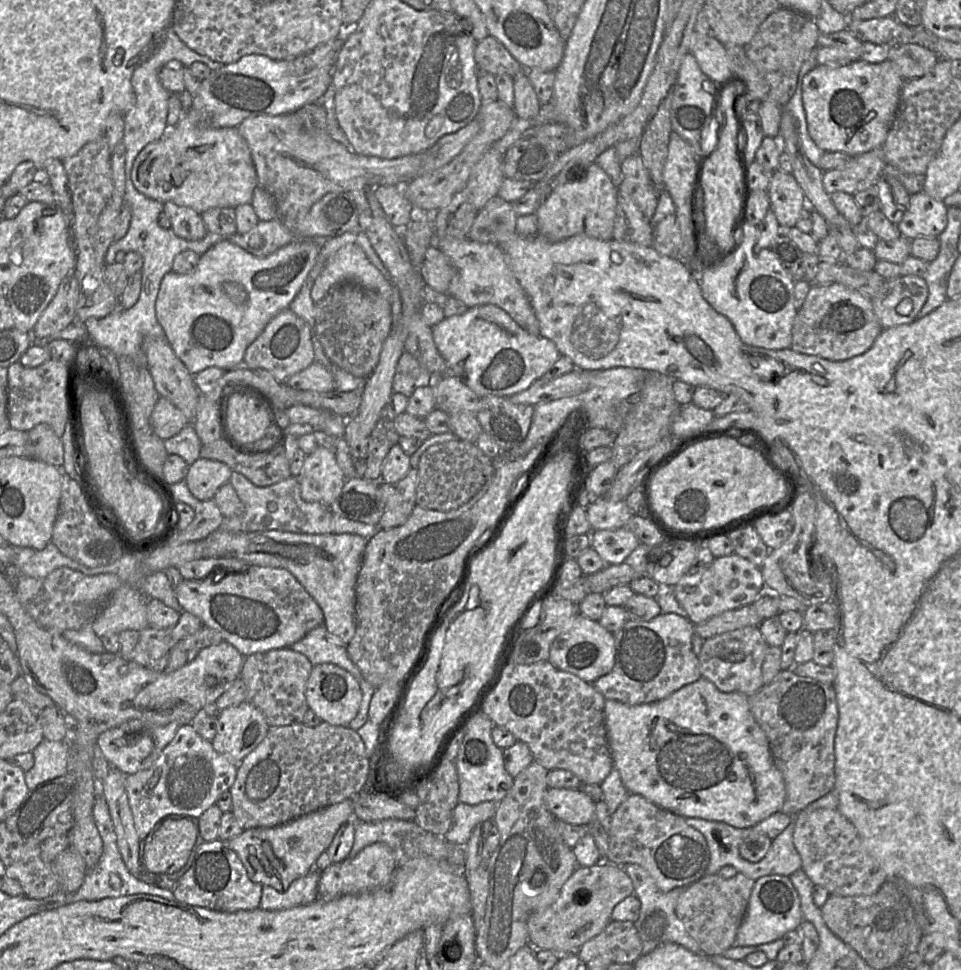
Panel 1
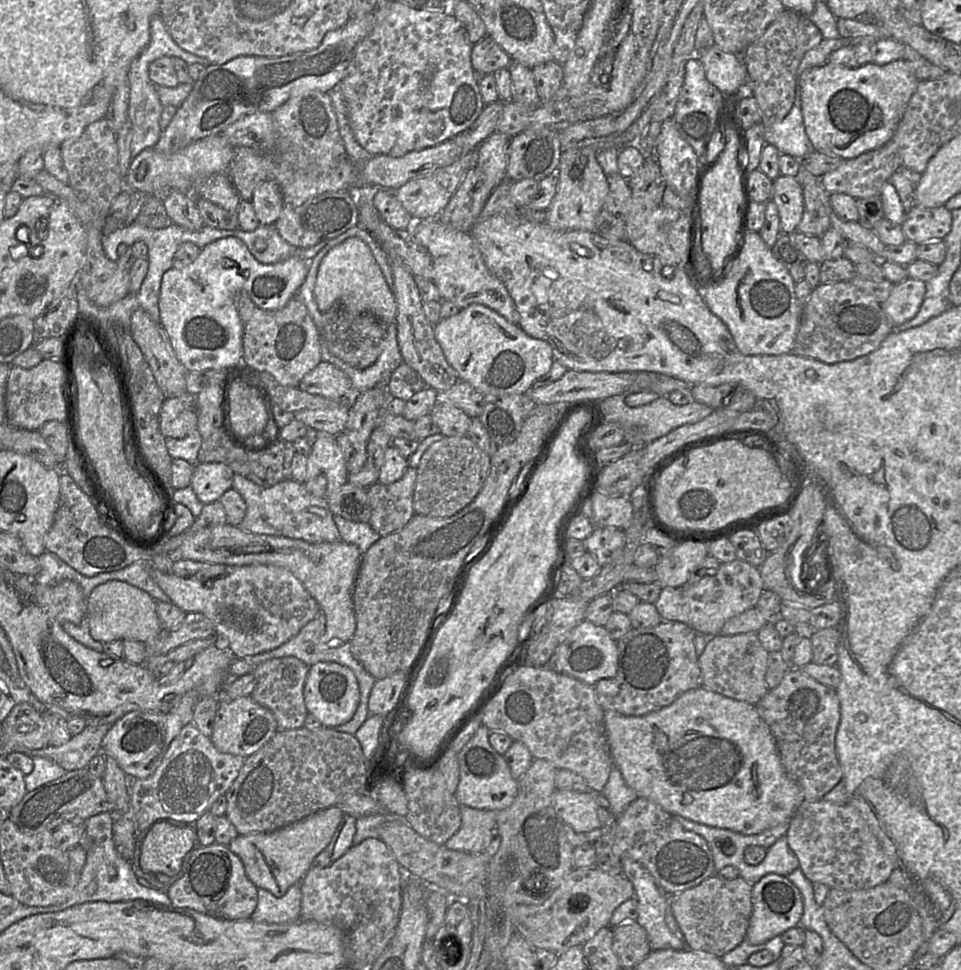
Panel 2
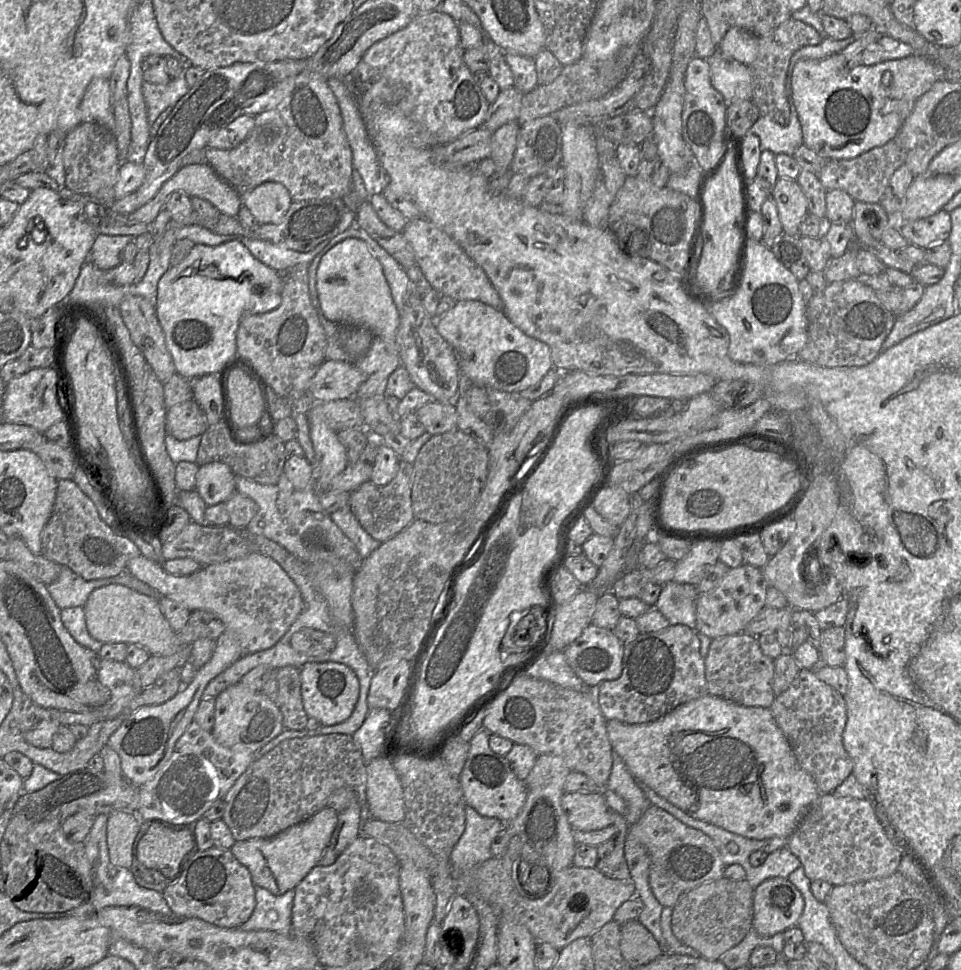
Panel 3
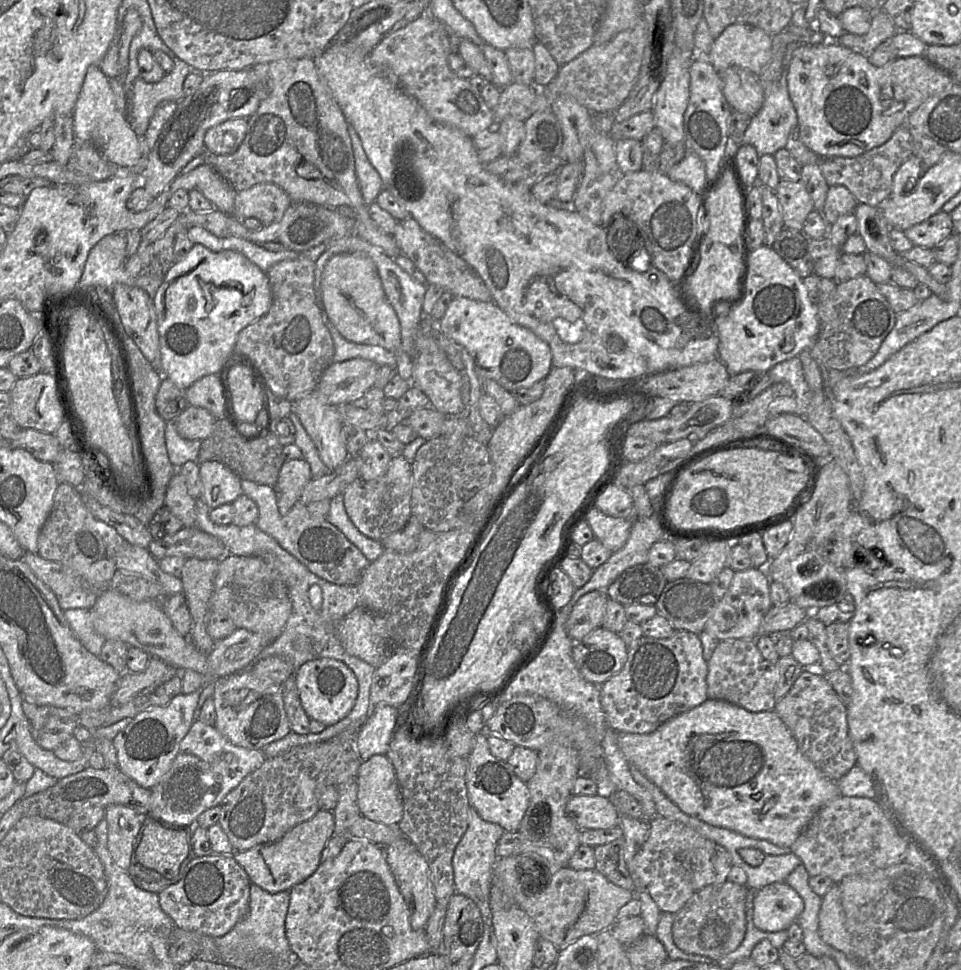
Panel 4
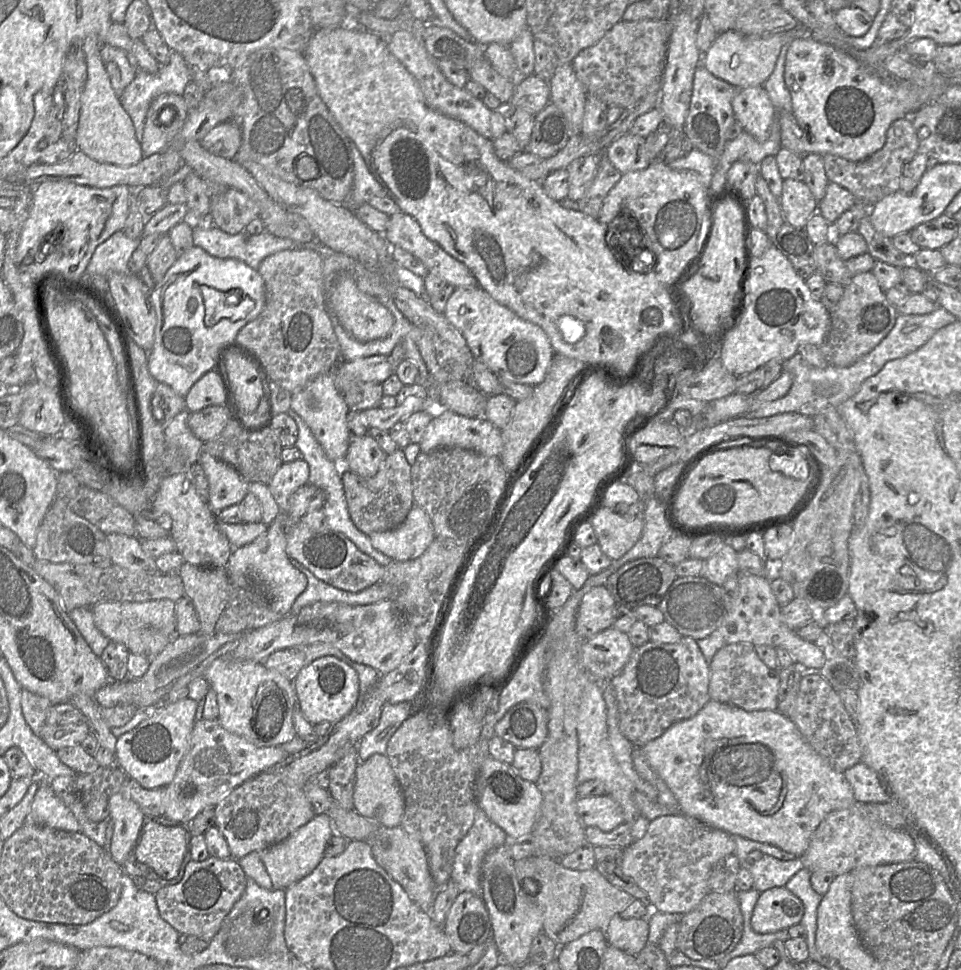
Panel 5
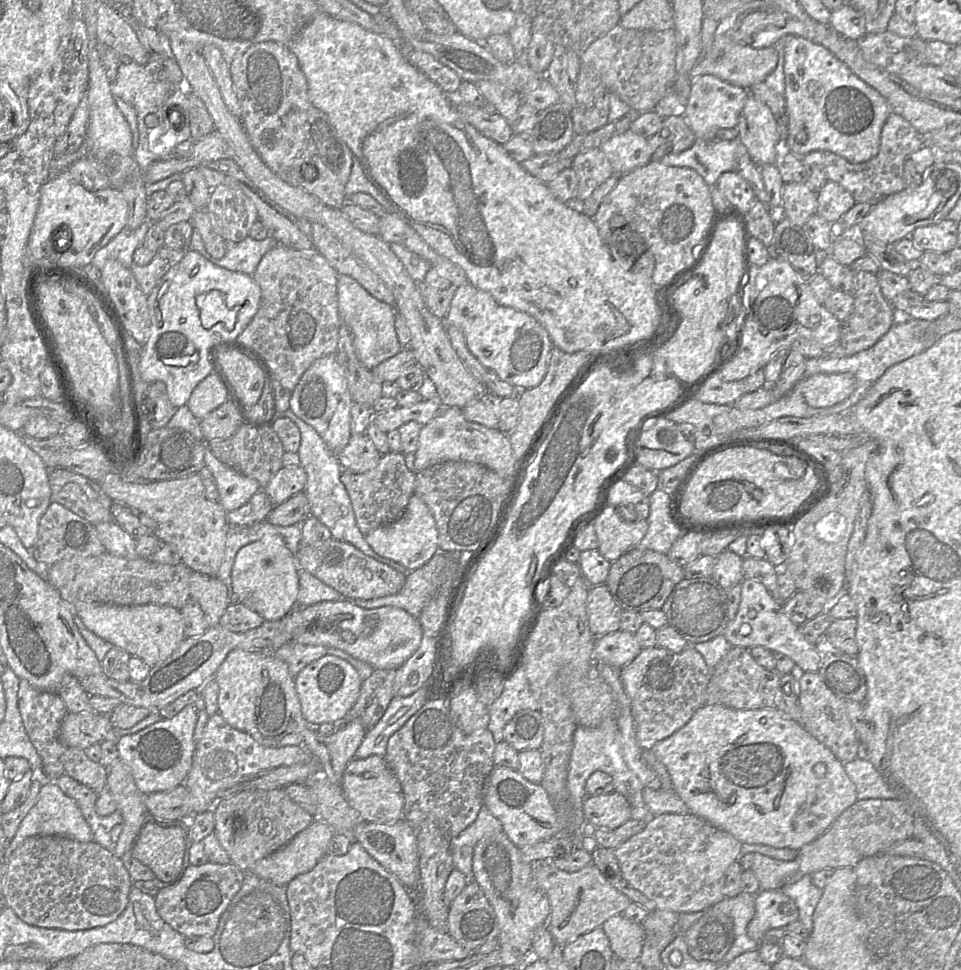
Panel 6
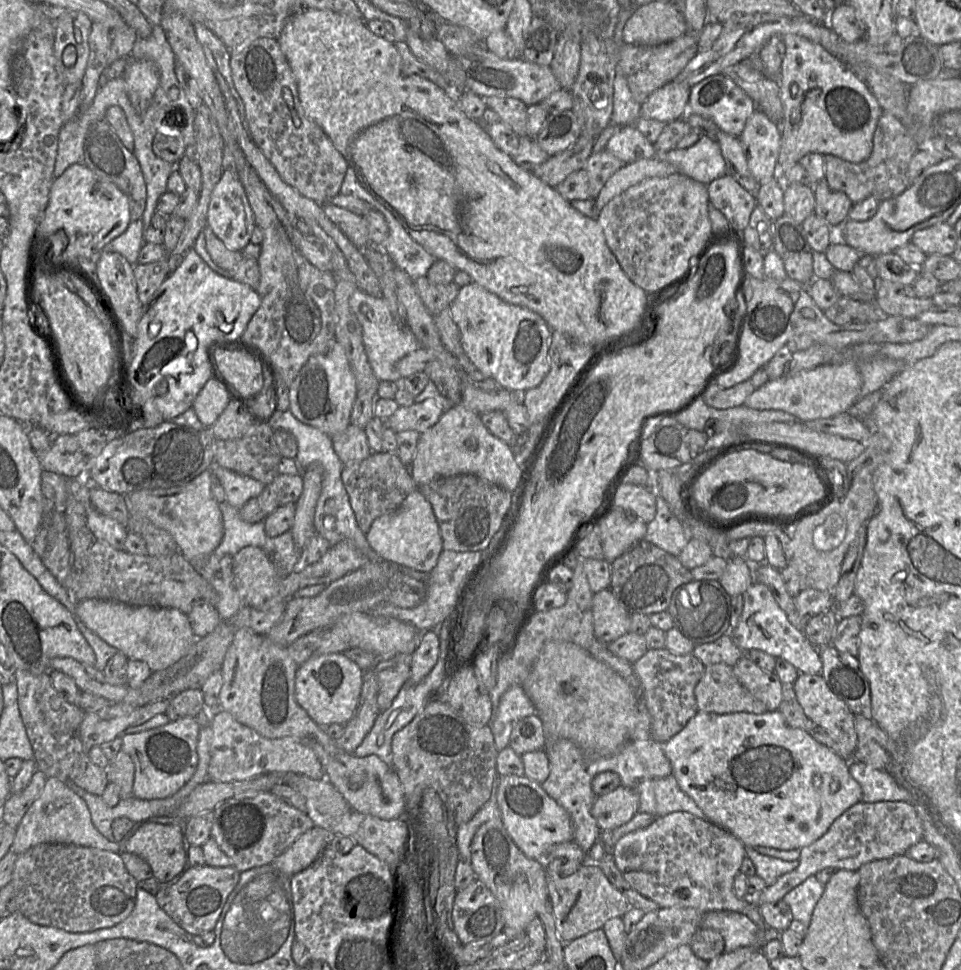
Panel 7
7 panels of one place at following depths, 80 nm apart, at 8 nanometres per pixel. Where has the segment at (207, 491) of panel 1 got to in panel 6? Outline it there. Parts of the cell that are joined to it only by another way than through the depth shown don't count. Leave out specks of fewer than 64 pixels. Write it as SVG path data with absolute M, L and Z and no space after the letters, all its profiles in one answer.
M208 443L204 462L216 480L219 503L226 512L240 508L262 489L257 480L240 473L217 459L208 448Z

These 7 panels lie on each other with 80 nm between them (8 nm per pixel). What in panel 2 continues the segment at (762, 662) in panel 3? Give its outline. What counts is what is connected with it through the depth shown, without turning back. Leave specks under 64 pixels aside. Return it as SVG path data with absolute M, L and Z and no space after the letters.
M755 632L710 637L699 656L702 687L735 700L757 704L770 690L765 680L768 653Z

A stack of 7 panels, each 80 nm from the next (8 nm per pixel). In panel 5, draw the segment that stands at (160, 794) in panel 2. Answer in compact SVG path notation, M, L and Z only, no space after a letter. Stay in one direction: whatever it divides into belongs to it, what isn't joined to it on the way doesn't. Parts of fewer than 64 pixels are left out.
M218 719L196 721L189 737L186 754L174 779L164 787L164 817L189 825L205 808L214 808L220 799L246 780L286 763L291 758L280 746L258 747L245 738L224 729Z

